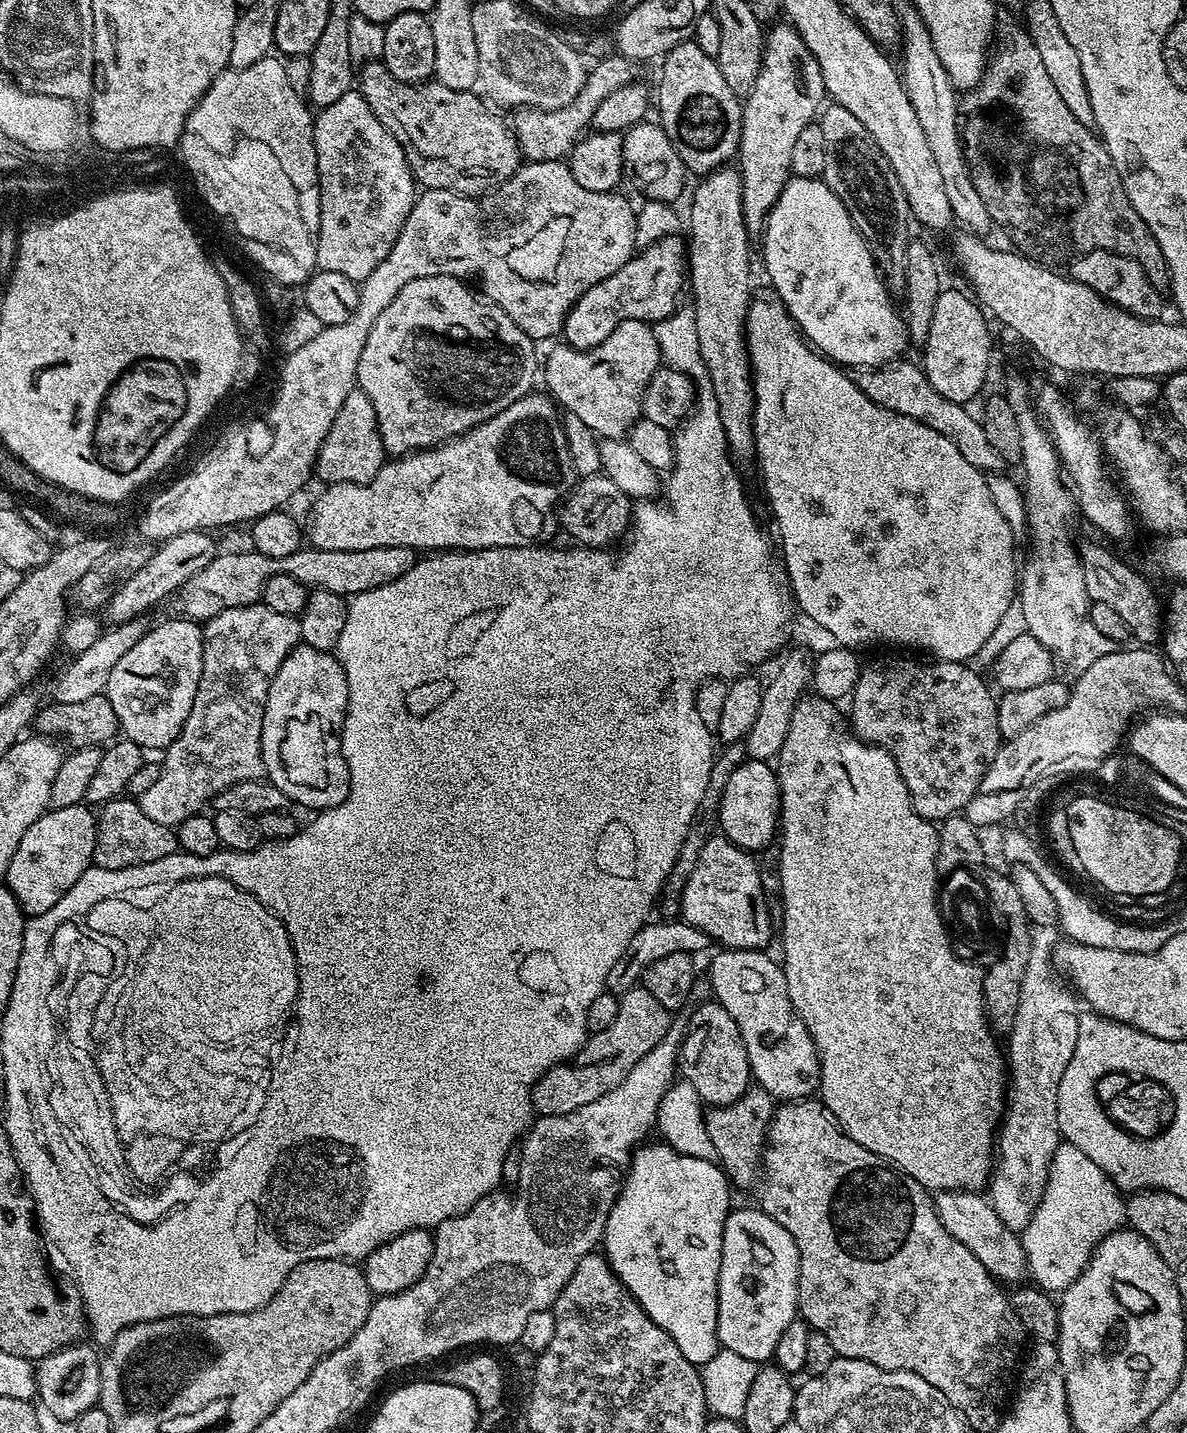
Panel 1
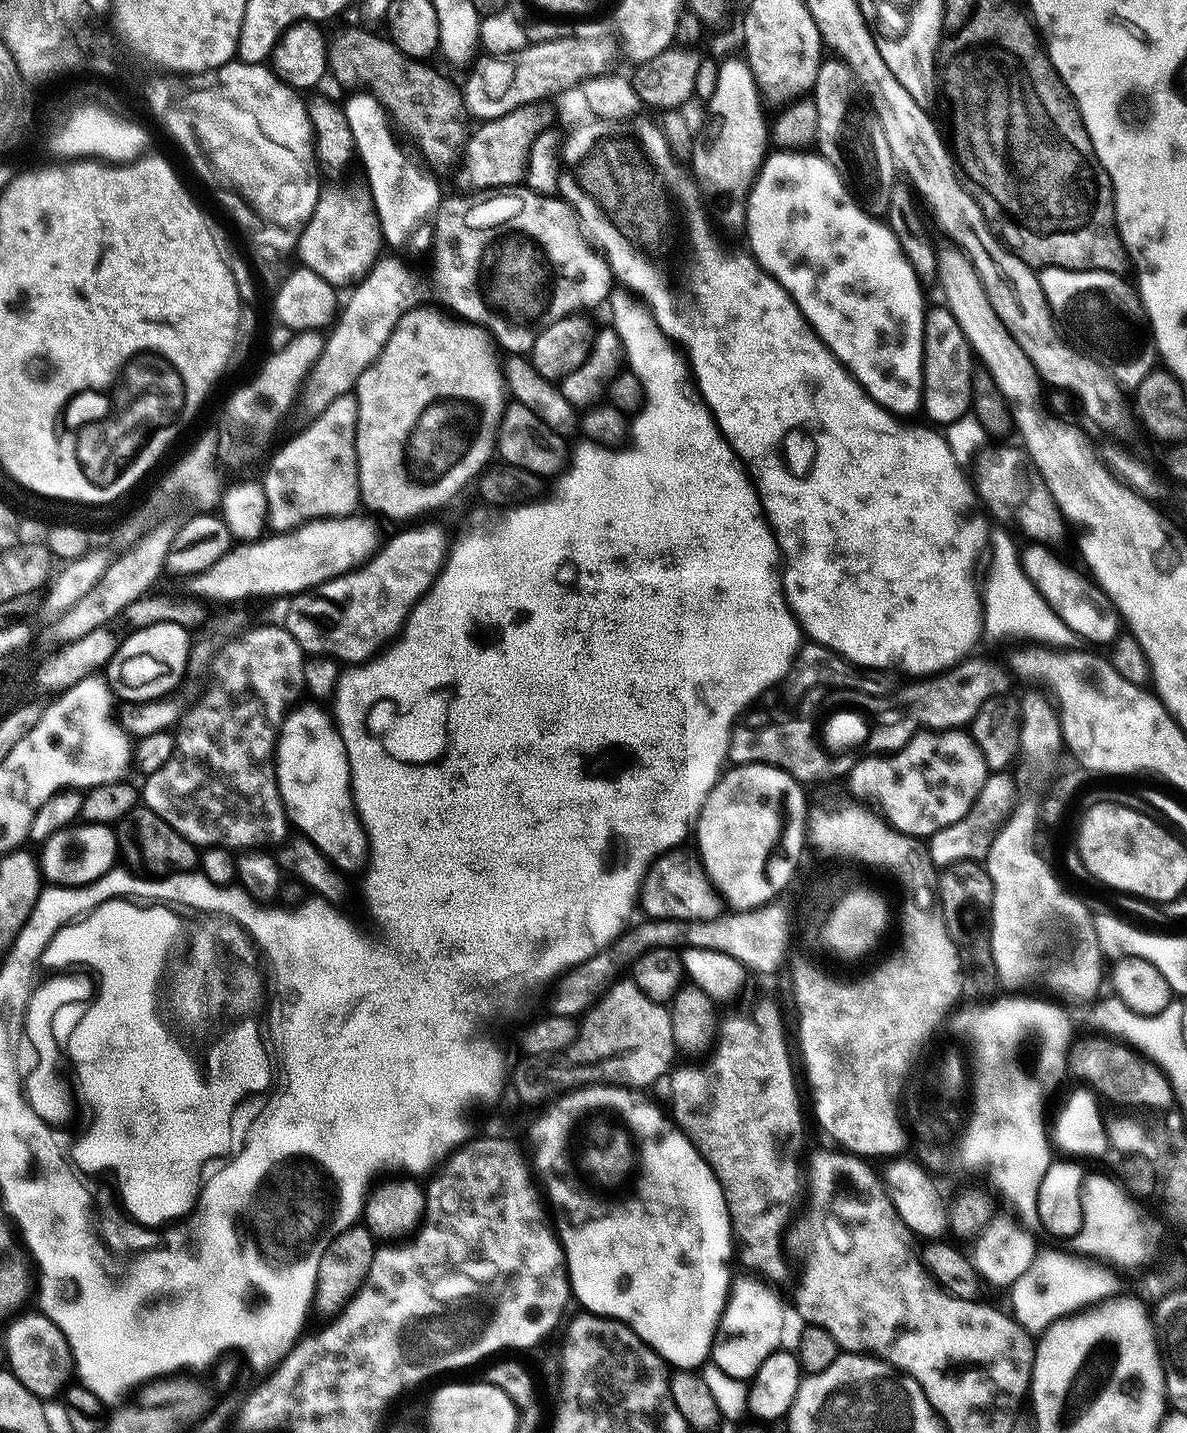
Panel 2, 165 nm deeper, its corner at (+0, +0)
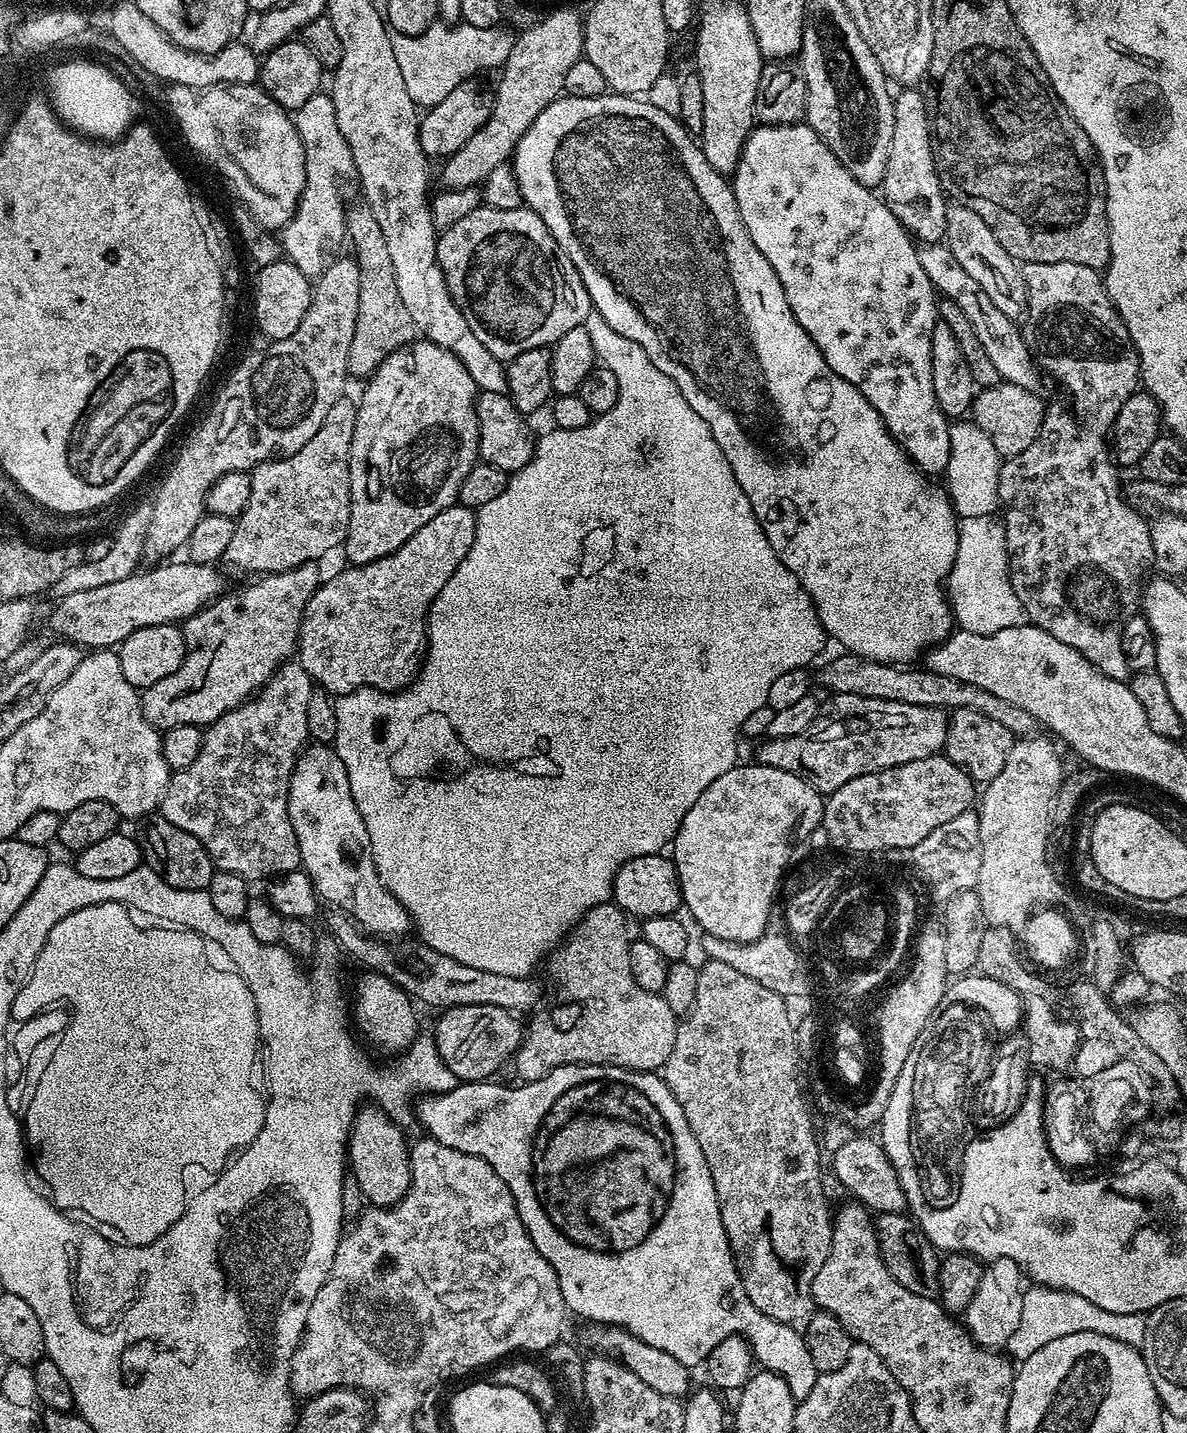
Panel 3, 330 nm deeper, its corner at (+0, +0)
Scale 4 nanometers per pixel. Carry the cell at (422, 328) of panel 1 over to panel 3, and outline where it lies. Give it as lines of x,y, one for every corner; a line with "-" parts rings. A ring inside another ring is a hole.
423,338
413,339
404,347
394,350
386,357
382,363
377,366
376,371
367,377
364,393
358,396
356,406
356,421
354,422
354,442
350,442
350,522
348,523
348,536
344,539
342,552
348,555
347,563
352,566
369,564
378,558
386,558
398,550
410,537
430,518
434,518
442,510
452,507
457,503
456,495
462,486
462,478
470,474
470,470
477,464
480,454
478,446
478,418
476,417
476,397
478,389
474,378
466,374
466,366
450,350
432,343

